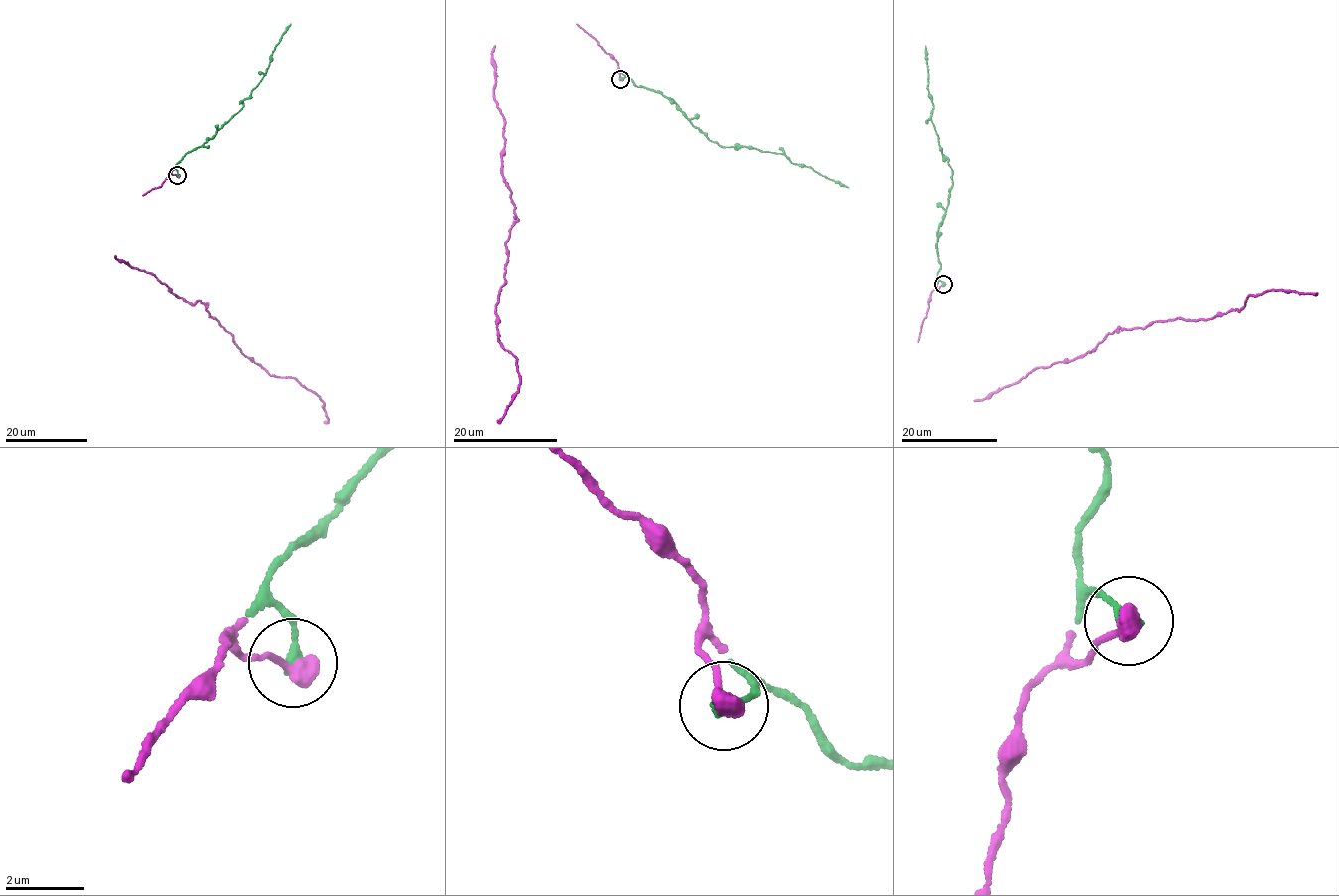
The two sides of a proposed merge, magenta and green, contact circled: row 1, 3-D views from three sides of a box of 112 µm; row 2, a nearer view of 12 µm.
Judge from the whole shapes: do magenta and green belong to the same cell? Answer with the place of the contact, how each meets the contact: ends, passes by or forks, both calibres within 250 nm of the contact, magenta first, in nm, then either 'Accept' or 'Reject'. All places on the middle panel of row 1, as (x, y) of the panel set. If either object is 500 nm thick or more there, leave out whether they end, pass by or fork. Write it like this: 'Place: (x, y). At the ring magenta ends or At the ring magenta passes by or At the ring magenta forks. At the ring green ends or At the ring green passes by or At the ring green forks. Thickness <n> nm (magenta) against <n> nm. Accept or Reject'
Place: (620, 79). At the ring magenta ends. At the ring green ends. Thickness 460 nm (magenta) against 340 nm. Accept

